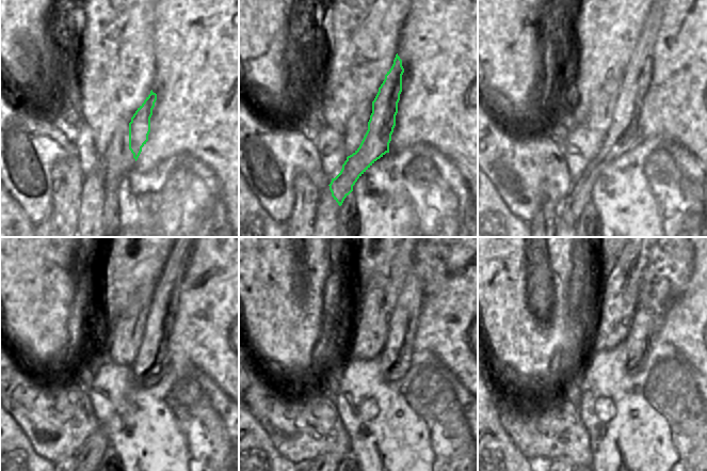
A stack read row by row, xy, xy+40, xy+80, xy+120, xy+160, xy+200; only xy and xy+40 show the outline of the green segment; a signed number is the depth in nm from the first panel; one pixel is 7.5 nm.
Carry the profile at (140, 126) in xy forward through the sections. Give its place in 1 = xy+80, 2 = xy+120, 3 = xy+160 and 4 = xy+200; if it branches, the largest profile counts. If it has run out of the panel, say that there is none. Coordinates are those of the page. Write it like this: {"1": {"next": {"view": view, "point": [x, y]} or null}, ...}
{"1": {"next": {"view": "xy+80", "point": [623, 134]}}, "2": {"next": {"view": "xy+120", "point": [151, 362]}}, "3": {"next": {"view": "xy+160", "point": [395, 359]}}, "4": {"next": {"view": "xy+200", "point": [644, 323]}}}

